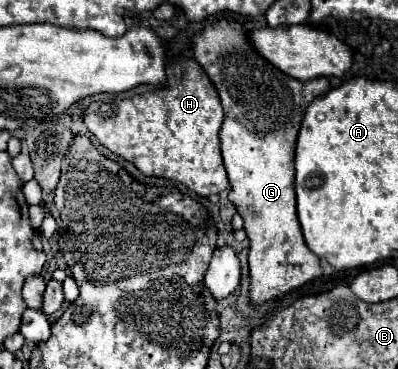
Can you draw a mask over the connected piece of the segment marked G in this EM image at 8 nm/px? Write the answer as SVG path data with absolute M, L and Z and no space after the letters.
M217 20L215 24L203 28L201 32L193 34L191 38L191 52L193 58L203 66L211 82L215 84L223 110L225 120L219 132L221 138L221 152L225 170L231 182L229 200L235 204L237 212L245 220L245 232L249 238L249 270L251 270L251 300L261 304L273 298L279 298L287 294L293 288L303 286L305 282L319 278L323 274L319 258L305 246L301 226L297 220L295 210L295 168L293 168L293 152L295 152L295 140L299 132L301 118L305 114L307 104L327 92L329 78L317 78L317 80L295 80L287 74L283 74L279 68L269 64L259 52L255 52L249 32L243 24L231 22L231 20Z

